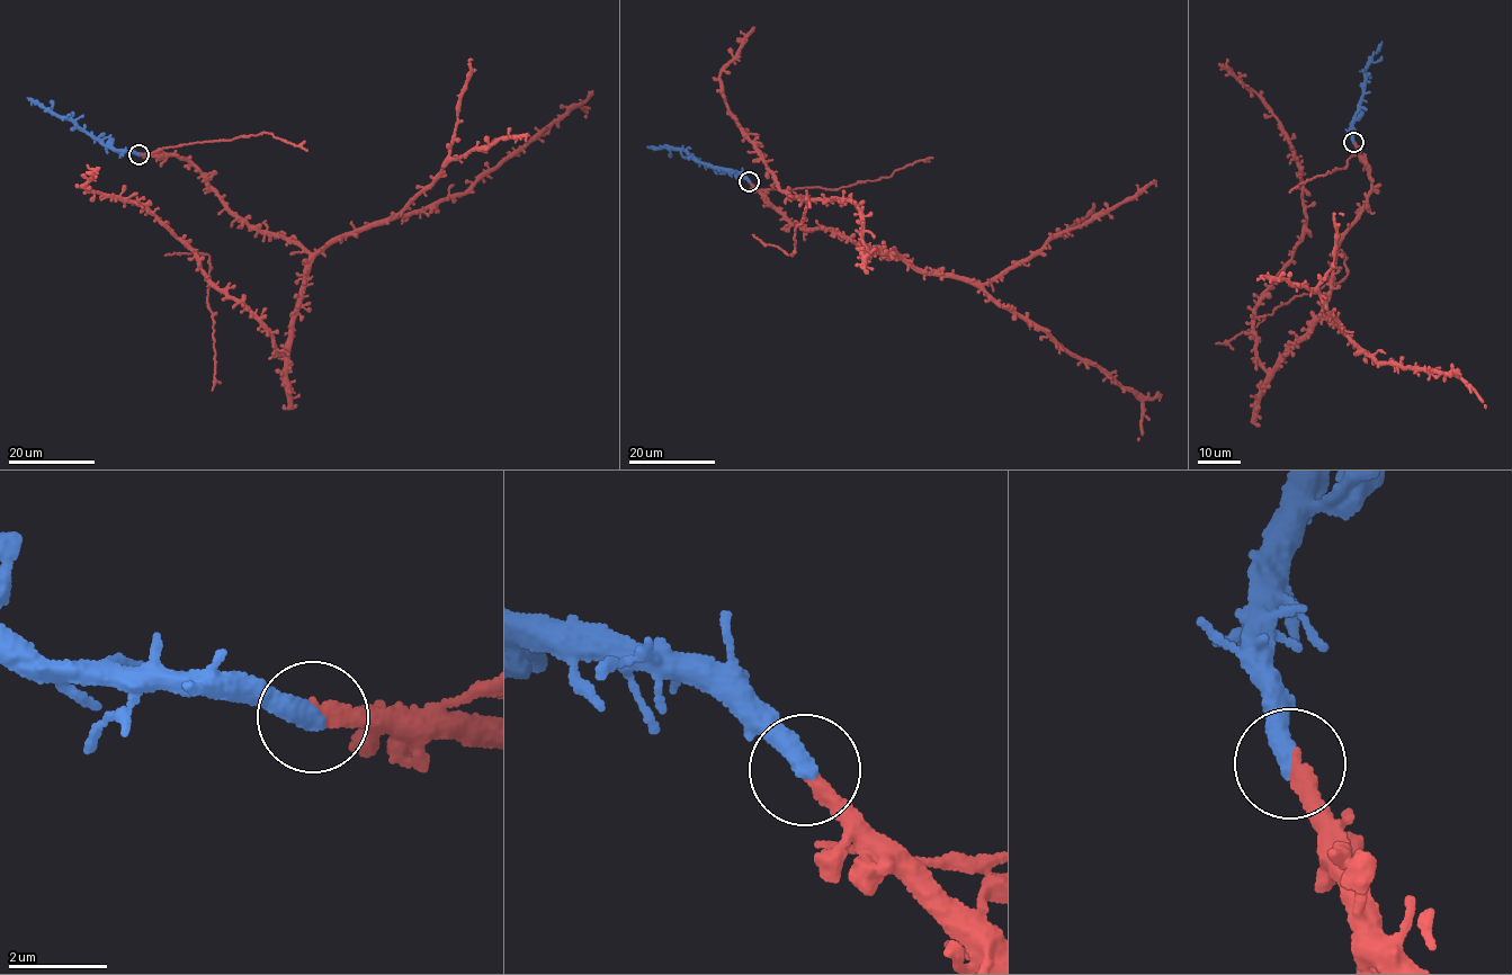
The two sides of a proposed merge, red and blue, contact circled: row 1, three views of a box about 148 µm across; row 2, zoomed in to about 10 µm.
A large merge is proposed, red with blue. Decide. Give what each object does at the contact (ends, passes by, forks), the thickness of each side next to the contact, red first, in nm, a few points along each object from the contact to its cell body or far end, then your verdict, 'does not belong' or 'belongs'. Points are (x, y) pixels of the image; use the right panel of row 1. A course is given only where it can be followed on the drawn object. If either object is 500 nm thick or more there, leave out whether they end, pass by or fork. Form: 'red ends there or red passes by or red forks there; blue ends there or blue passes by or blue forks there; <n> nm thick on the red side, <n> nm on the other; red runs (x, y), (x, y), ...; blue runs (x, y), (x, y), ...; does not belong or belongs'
red ends there; blue ends there; 360 nm thick on the red side, 440 nm on the other; red runs (1353, 142), (1366, 207), (1309, 336), (1267, 370), (1254, 315), (1300, 239), (1302, 172), (1219, 63); blue runs (1353, 142), (1351, 131), (1363, 94), (1365, 71), (1381, 42); belongs

